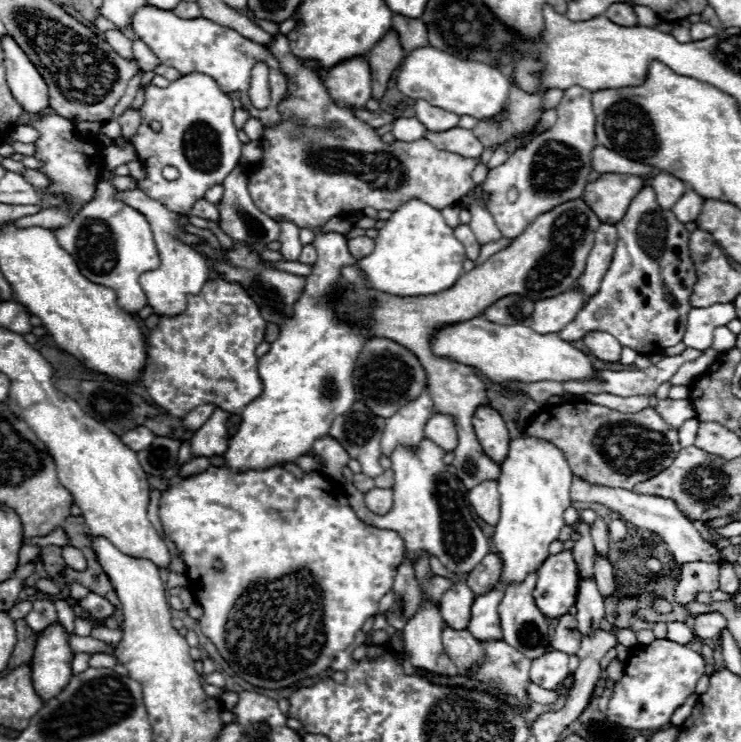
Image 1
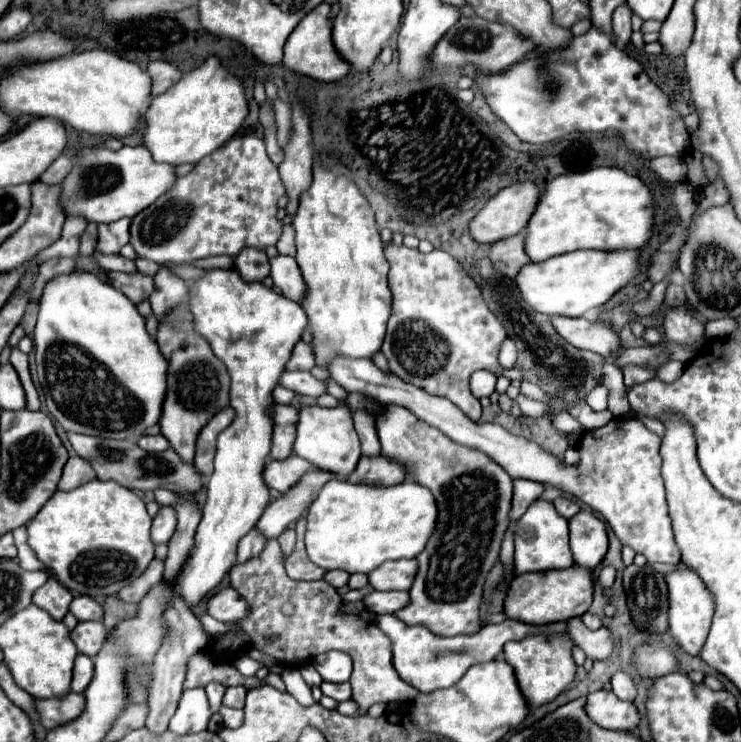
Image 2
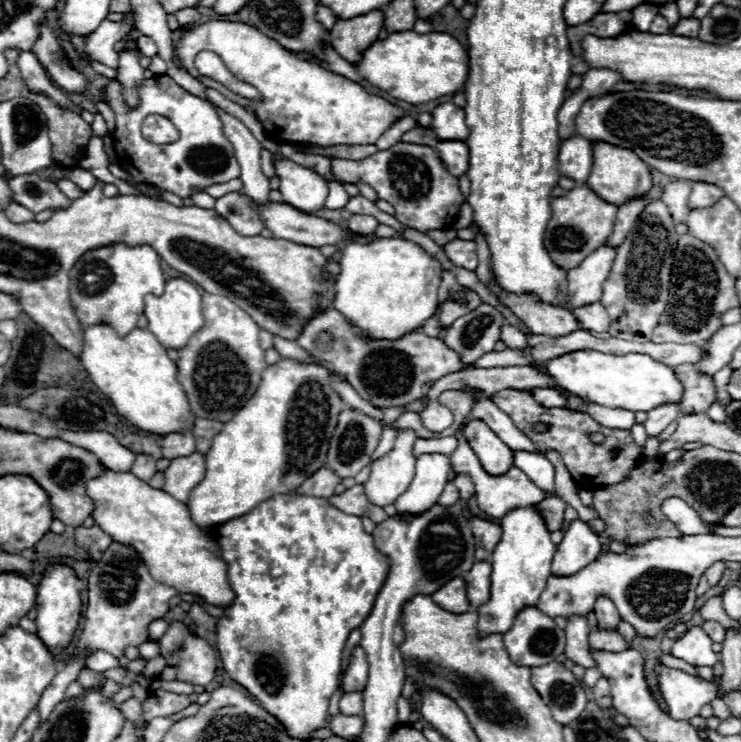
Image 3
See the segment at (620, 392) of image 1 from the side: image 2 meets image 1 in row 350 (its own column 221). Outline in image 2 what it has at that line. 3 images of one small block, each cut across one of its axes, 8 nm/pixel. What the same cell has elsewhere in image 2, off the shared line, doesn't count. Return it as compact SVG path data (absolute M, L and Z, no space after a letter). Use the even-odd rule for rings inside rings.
M210 682L210 684L206 686L206 694L208 694L208 700L210 700L210 708L212 708L212 712L218 712L218 708L222 706L224 690L226 690L226 686L220 684L220 682Z

